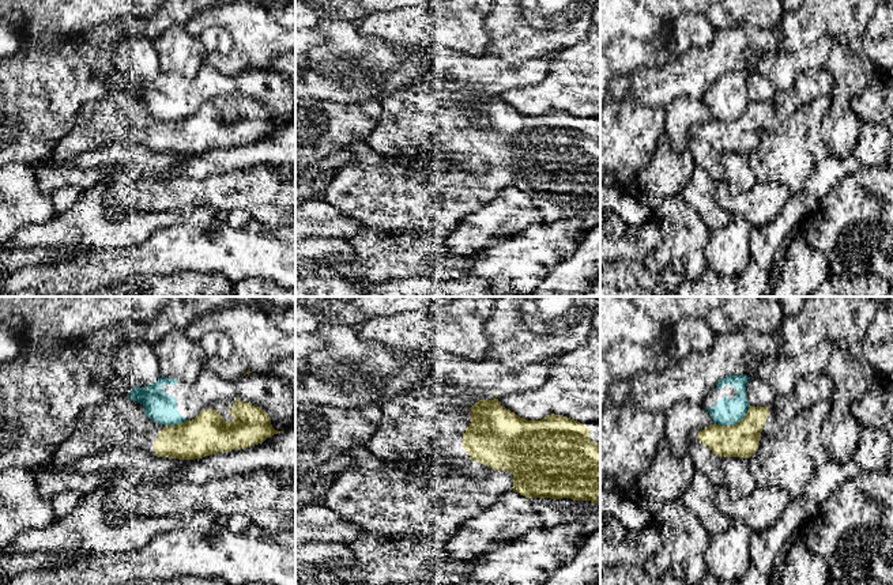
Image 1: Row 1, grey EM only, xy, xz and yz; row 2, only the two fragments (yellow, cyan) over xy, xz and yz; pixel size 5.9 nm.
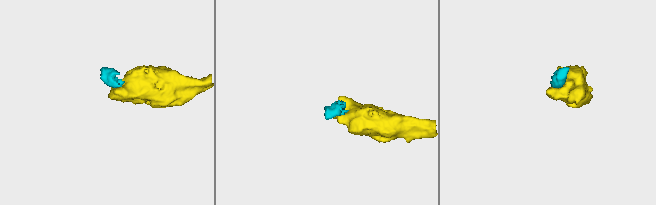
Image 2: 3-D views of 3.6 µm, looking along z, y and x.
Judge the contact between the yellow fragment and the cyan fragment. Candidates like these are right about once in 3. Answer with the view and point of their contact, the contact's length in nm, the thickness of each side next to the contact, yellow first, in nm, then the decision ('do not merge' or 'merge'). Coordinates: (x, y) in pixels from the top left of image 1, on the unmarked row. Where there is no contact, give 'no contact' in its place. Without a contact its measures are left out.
yz (728, 121) | 190 nm | 200/160 nm | do not merge

